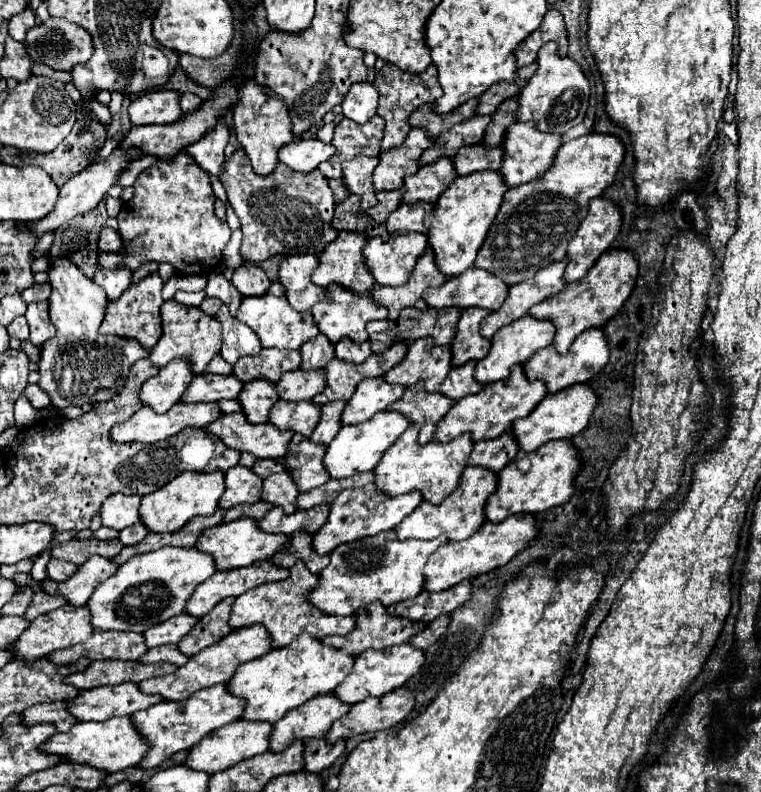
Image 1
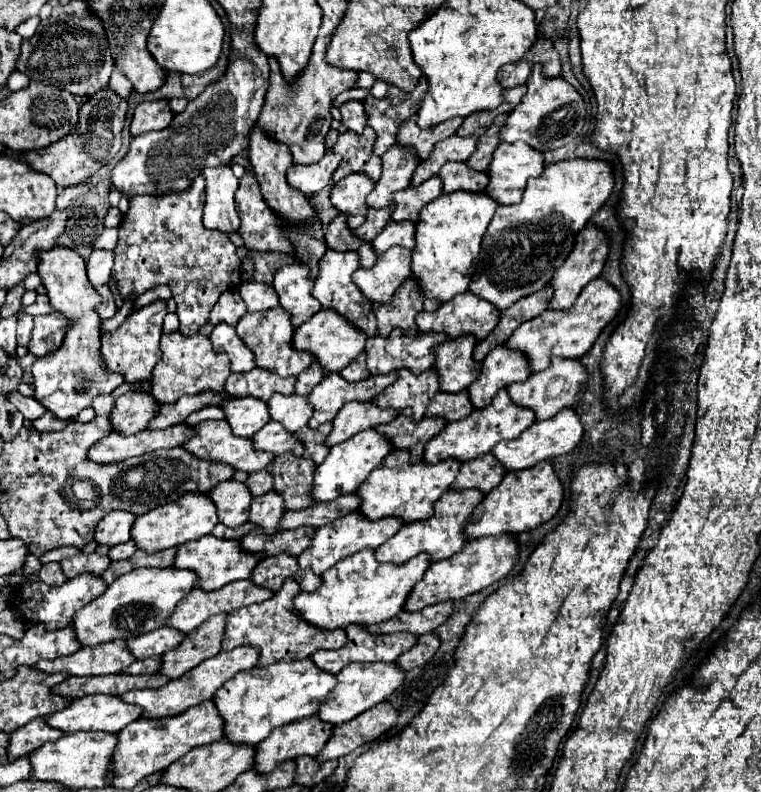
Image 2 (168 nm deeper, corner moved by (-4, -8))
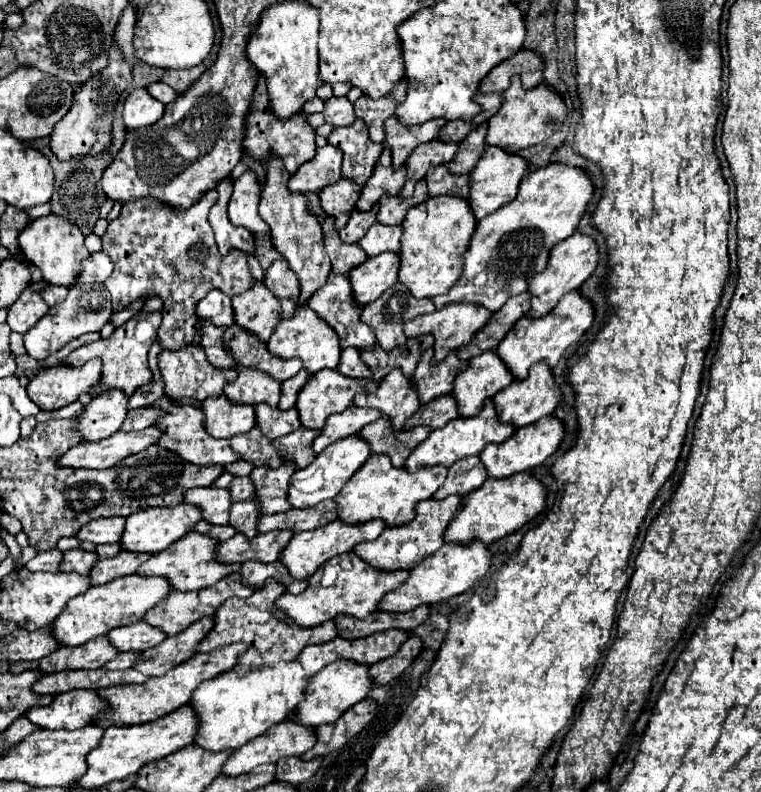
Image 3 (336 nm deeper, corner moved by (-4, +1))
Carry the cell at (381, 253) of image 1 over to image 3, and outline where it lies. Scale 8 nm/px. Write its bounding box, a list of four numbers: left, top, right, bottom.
[348,253,400,305]

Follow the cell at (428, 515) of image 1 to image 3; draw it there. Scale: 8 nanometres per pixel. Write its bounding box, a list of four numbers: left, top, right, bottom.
[354,495,462,571]

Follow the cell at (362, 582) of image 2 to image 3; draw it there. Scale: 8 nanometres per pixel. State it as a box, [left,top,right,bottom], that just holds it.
[276,551,410,627]

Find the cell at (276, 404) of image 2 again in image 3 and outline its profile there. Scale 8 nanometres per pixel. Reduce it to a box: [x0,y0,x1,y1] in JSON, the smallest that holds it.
[256,405,302,439]

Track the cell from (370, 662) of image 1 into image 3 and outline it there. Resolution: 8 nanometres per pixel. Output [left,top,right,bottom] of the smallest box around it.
[294,661,374,727]

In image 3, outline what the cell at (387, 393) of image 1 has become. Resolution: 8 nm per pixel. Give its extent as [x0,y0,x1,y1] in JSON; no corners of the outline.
[312,405,382,453]

